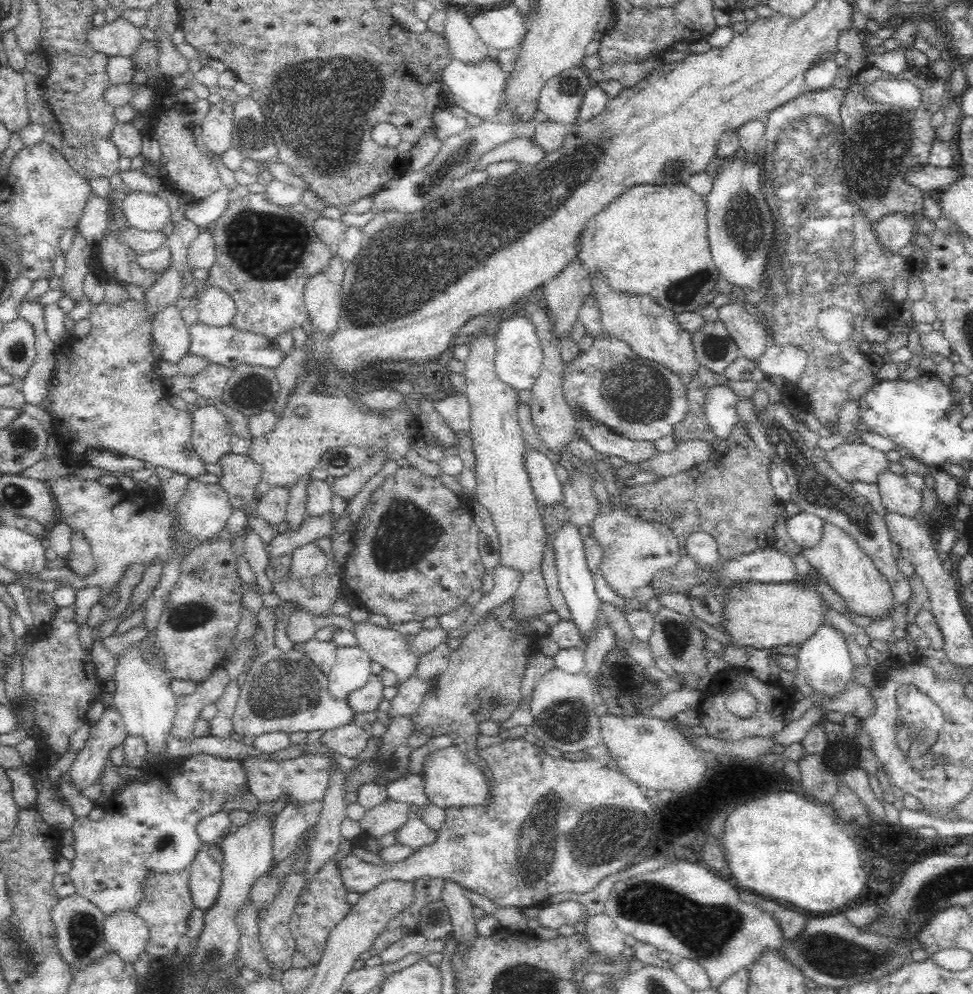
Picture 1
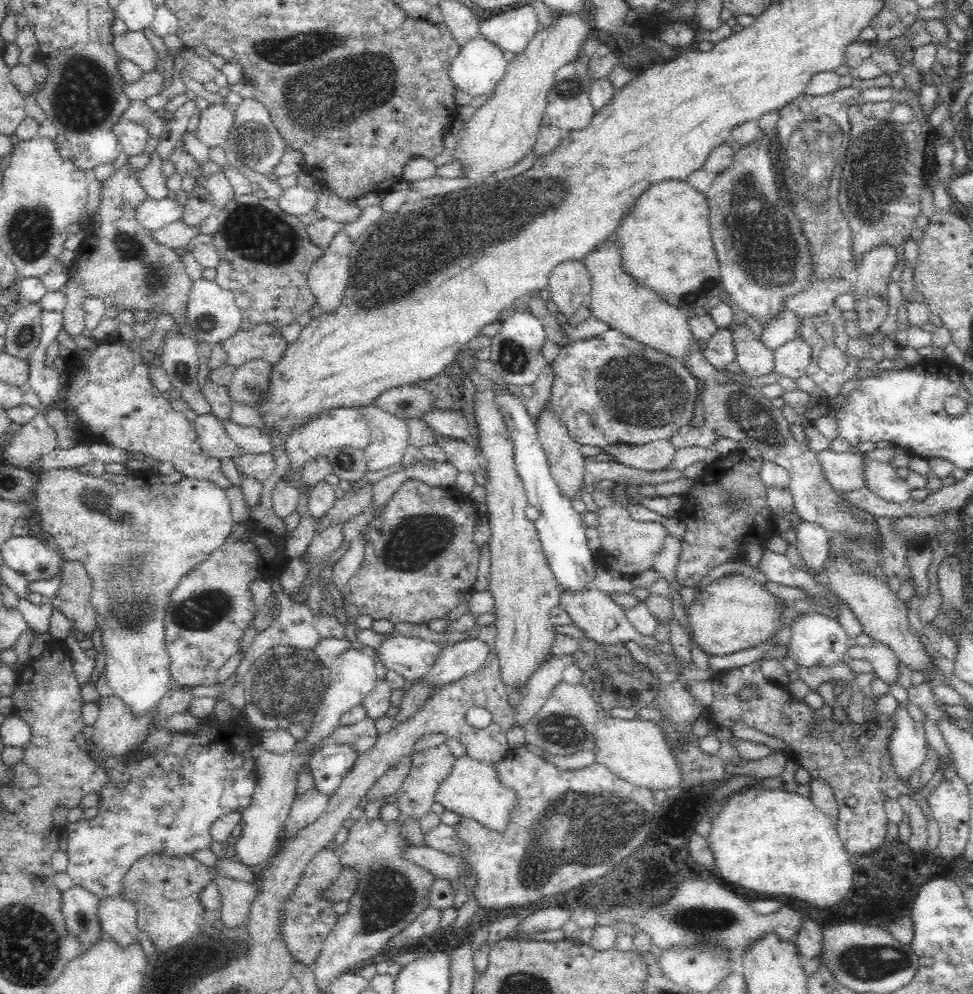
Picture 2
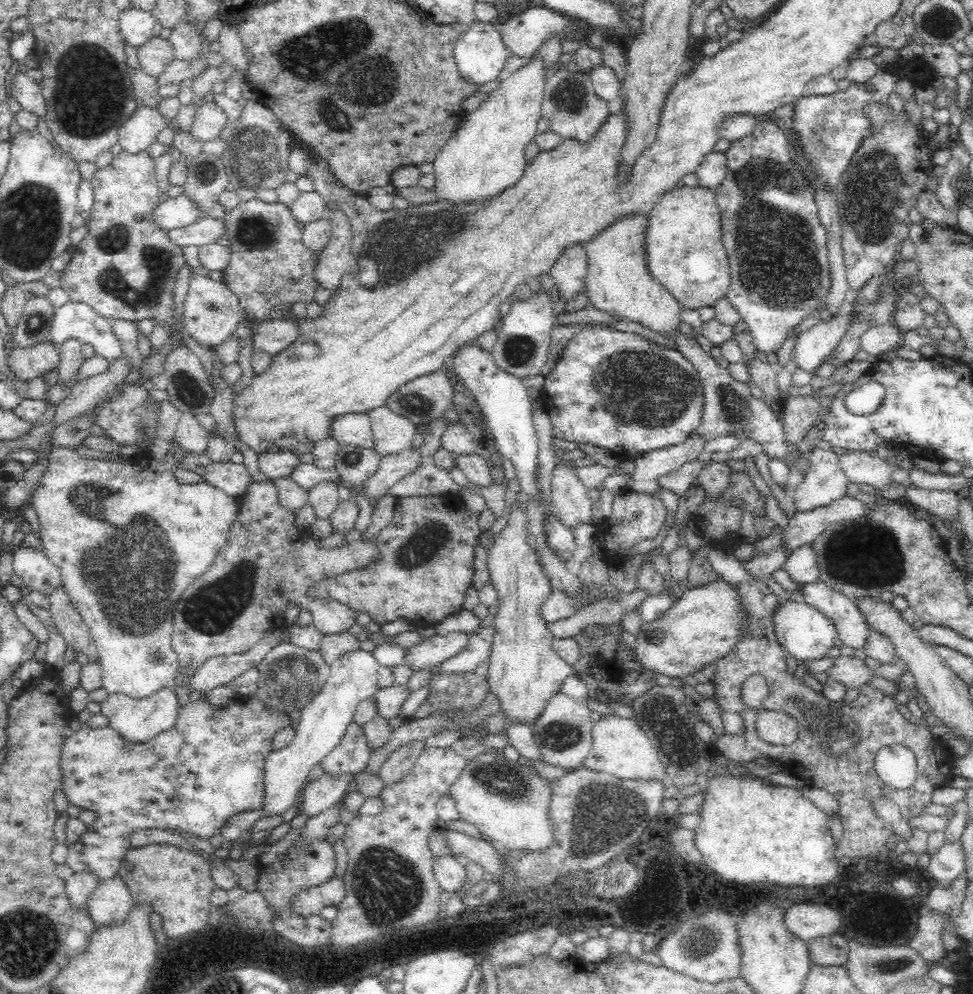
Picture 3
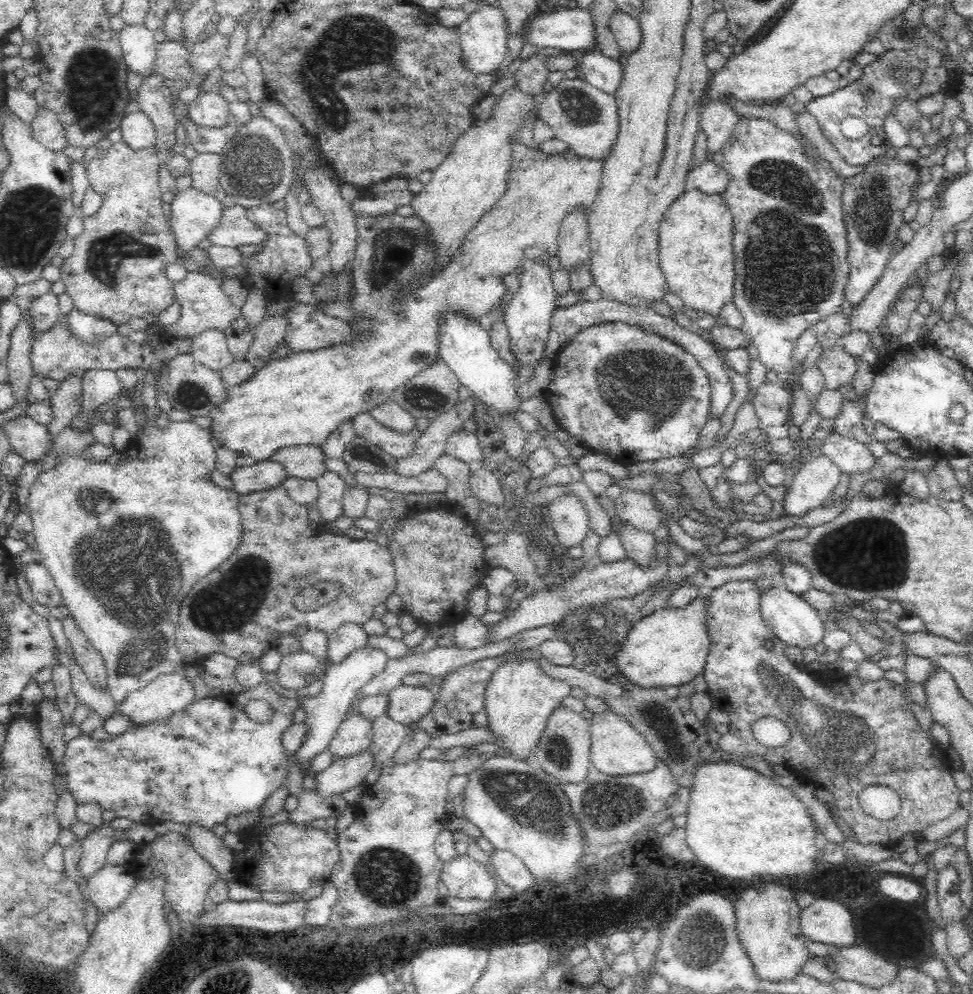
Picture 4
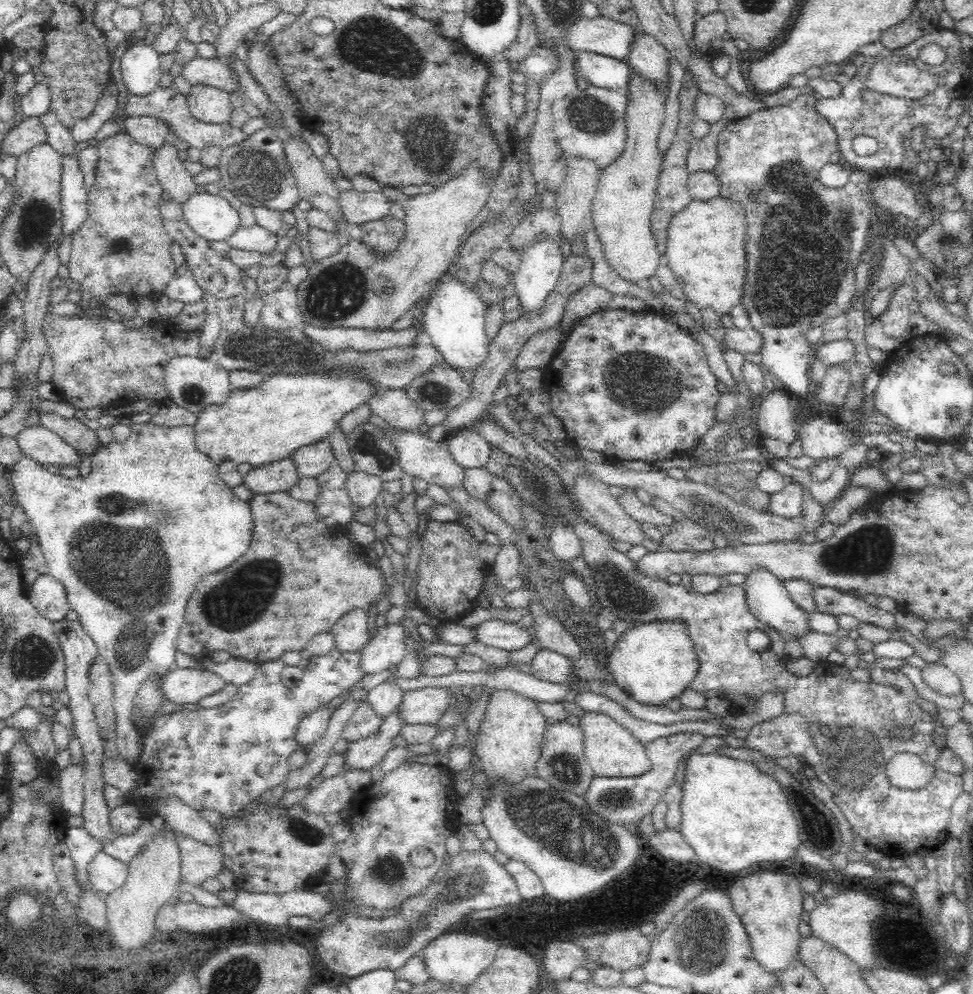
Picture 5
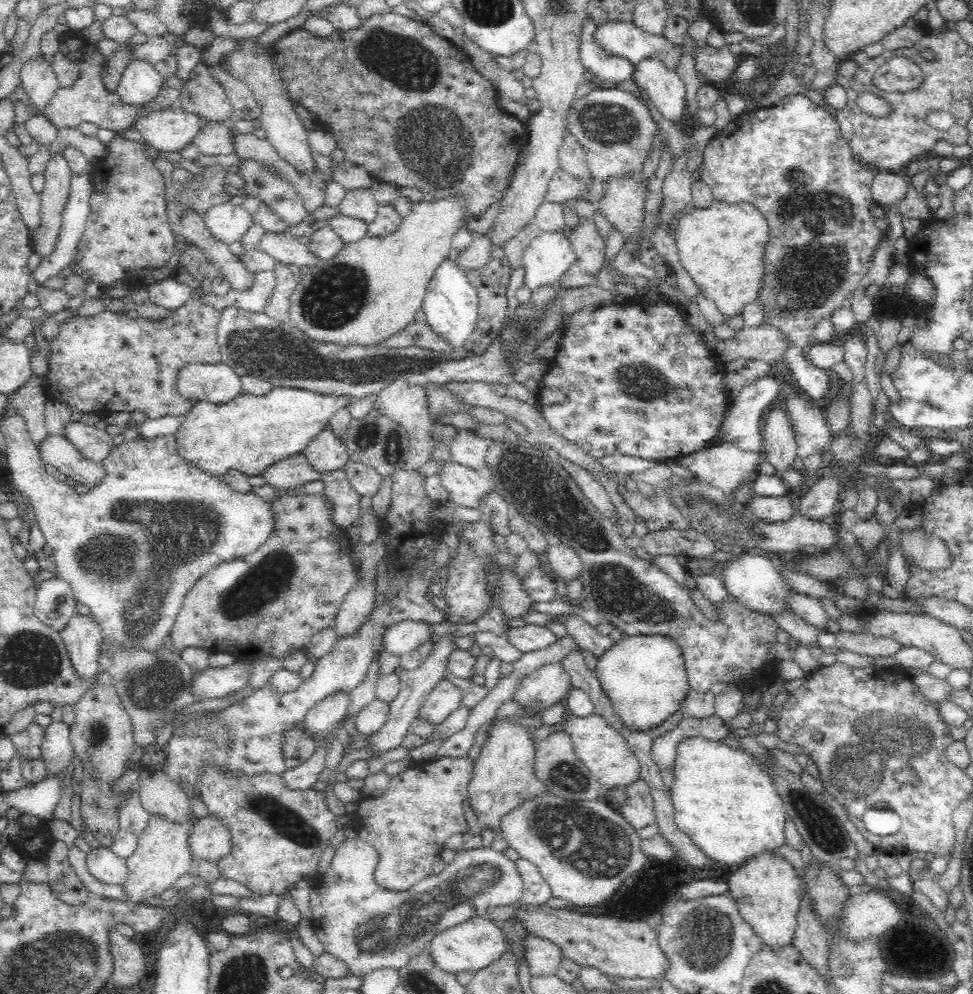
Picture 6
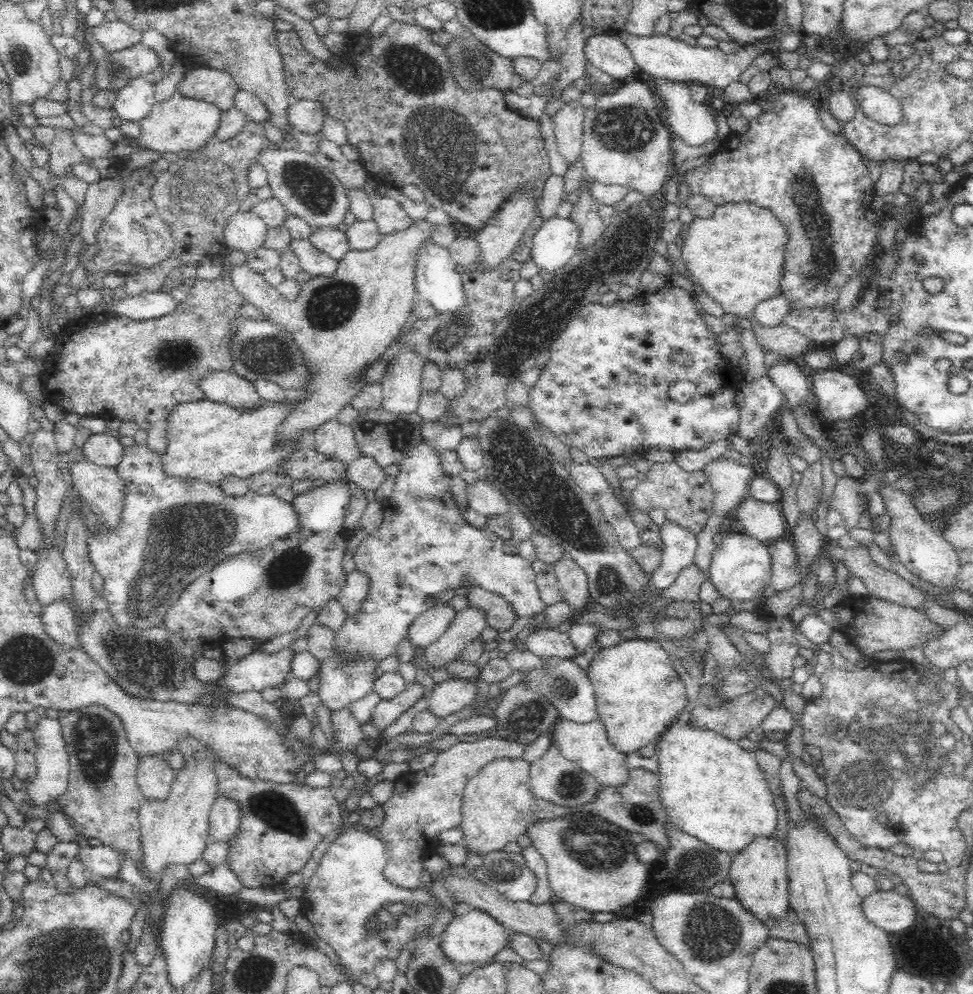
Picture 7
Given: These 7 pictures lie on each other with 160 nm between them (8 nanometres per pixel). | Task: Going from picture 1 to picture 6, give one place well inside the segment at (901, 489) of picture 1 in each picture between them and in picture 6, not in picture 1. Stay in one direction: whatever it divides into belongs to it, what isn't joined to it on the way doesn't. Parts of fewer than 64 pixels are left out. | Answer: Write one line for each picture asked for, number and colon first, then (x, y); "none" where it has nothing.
2: (881, 478)
3: (860, 467)
4: (852, 457)
5: (822, 438)
6: (813, 435)

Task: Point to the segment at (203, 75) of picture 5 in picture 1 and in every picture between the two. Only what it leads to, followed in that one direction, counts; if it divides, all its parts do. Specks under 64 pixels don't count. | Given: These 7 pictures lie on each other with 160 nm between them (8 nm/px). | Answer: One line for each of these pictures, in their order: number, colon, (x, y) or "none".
1: (120, 39)
2: (133, 45)
3: (153, 56)
4: (172, 60)

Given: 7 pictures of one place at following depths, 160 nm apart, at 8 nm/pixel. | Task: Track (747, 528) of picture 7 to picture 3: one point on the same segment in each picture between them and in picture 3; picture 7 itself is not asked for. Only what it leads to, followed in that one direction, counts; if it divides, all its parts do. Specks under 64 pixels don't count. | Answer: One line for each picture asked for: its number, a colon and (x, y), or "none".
3: (824, 482)
4: (815, 481)
5: (788, 503)
6: (773, 509)

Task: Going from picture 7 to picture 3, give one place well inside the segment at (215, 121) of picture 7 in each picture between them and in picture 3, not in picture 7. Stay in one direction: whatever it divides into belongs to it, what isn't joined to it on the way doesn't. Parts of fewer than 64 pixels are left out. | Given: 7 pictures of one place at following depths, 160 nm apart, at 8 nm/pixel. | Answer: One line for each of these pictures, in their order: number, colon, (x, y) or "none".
3: (137, 133)
4: (138, 132)
5: (147, 131)
6: (167, 130)

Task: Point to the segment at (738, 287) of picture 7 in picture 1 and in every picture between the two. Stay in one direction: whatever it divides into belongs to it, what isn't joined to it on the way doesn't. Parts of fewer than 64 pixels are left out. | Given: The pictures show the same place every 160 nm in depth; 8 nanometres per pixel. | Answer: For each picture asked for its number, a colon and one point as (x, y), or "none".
1: (652, 240)
2: (665, 244)
3: (684, 252)
4: (695, 252)
5: (704, 248)
6: (721, 246)

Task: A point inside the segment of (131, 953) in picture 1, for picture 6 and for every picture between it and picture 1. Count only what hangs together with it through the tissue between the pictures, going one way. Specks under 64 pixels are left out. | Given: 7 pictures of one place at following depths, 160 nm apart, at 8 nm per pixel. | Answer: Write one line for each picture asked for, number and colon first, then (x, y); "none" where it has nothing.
2: (118, 916)
3: (110, 902)
4: (108, 888)
5: (106, 874)
6: (103, 863)

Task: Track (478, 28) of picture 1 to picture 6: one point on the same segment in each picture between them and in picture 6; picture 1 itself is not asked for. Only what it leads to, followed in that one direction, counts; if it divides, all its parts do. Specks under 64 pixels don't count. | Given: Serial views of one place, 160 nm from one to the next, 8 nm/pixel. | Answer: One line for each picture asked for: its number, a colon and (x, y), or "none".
2: (512, 31)
3: (523, 35)
4: (571, 29)
5: (599, 35)
6: (624, 39)

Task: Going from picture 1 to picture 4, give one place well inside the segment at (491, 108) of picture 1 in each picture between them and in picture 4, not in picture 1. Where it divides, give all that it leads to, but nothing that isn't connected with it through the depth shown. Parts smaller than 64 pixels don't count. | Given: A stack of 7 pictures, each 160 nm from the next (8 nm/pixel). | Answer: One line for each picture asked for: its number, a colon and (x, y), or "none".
2: (477, 70)
3: (480, 54)
4: (482, 36)

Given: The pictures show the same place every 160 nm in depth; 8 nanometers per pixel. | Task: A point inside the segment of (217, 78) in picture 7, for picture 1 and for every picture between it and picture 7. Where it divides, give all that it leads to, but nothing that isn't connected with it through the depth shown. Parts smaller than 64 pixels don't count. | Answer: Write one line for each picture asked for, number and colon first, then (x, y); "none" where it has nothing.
1: (217, 128)
2: (216, 120)
3: (209, 120)
4: (210, 110)
5: (209, 104)
6: (201, 95)

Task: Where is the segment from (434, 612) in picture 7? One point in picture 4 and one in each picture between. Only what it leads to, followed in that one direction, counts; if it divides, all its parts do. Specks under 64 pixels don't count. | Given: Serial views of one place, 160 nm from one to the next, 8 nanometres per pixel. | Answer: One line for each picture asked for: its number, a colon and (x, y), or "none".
4: (323, 713)
5: (386, 649)
6: (403, 637)

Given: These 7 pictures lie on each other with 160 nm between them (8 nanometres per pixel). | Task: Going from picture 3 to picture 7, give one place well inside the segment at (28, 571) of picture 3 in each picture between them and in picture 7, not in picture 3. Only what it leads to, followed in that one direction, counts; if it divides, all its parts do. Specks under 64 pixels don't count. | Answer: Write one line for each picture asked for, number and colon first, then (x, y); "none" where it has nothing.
4: (44, 589)
5: (48, 595)
6: (55, 605)
7: (58, 619)

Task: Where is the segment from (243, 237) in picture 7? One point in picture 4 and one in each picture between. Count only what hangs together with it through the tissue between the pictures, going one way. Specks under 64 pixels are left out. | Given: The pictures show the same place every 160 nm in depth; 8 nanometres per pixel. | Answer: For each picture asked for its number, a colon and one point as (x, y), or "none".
4: (193, 213)
5: (210, 216)
6: (227, 223)

